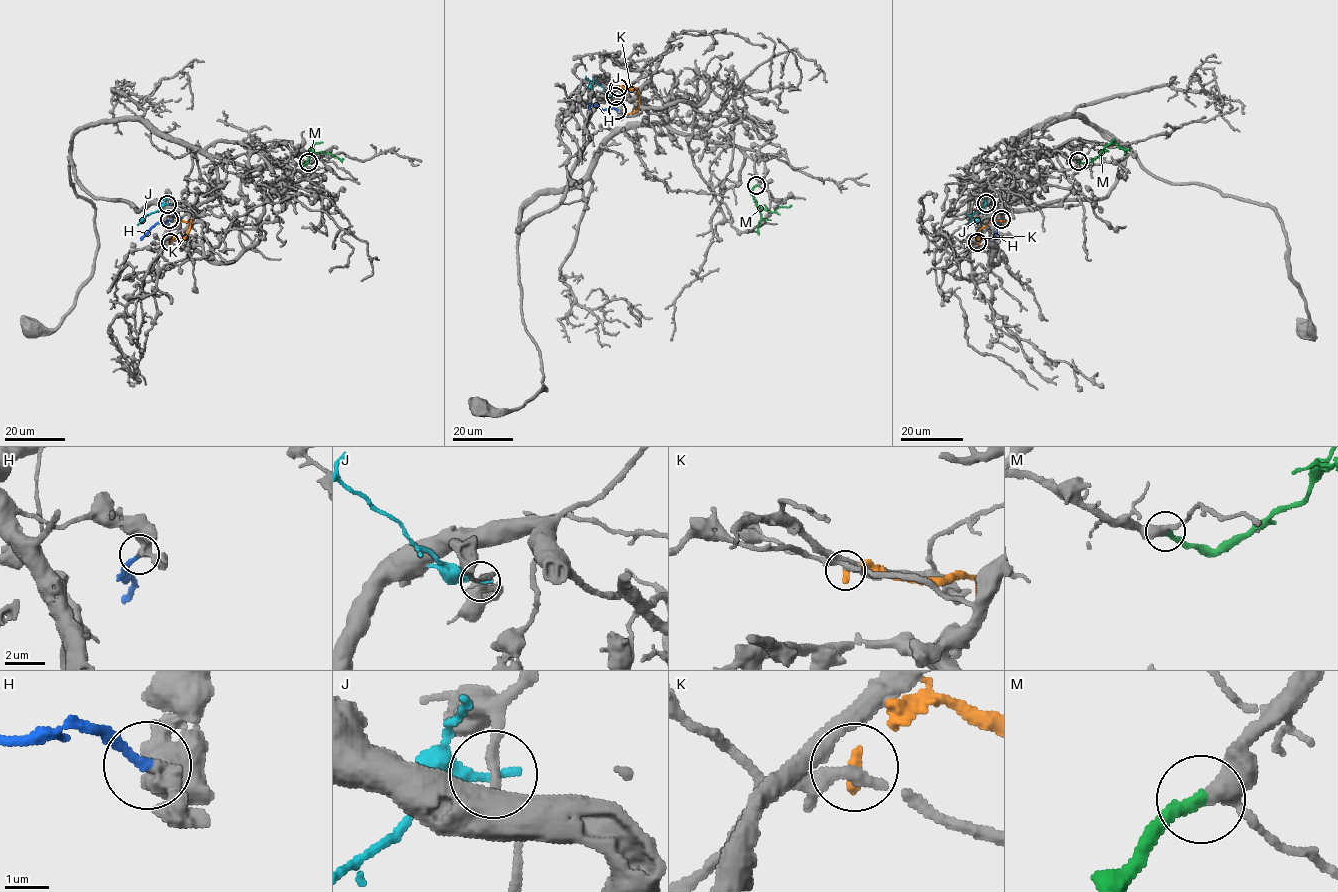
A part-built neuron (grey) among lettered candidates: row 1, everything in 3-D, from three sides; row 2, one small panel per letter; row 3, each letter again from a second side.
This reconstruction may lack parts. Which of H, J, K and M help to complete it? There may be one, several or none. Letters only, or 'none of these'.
H, M

